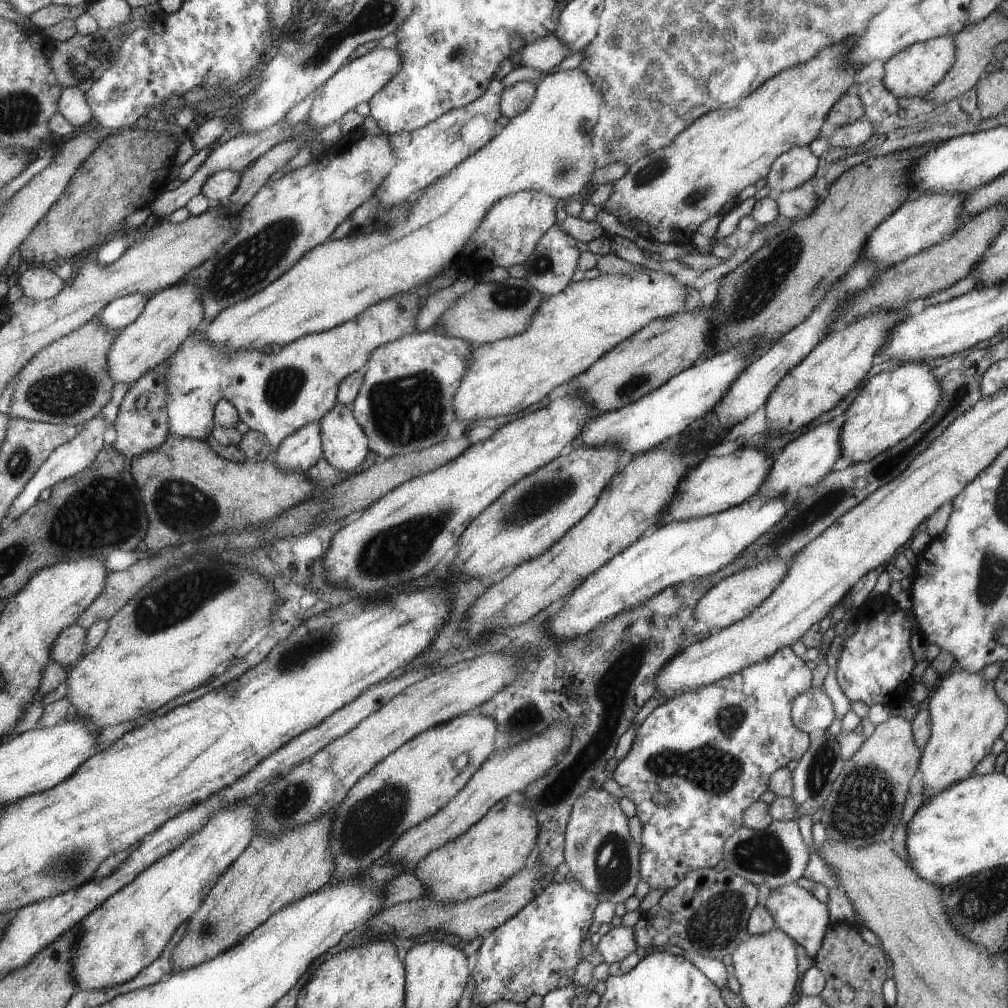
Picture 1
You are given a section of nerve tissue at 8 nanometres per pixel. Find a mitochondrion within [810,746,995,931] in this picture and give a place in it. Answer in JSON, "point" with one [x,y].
{"point":[864,805]}

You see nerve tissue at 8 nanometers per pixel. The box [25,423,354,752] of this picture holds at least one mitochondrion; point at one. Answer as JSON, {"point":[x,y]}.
{"point":[166,605]}

